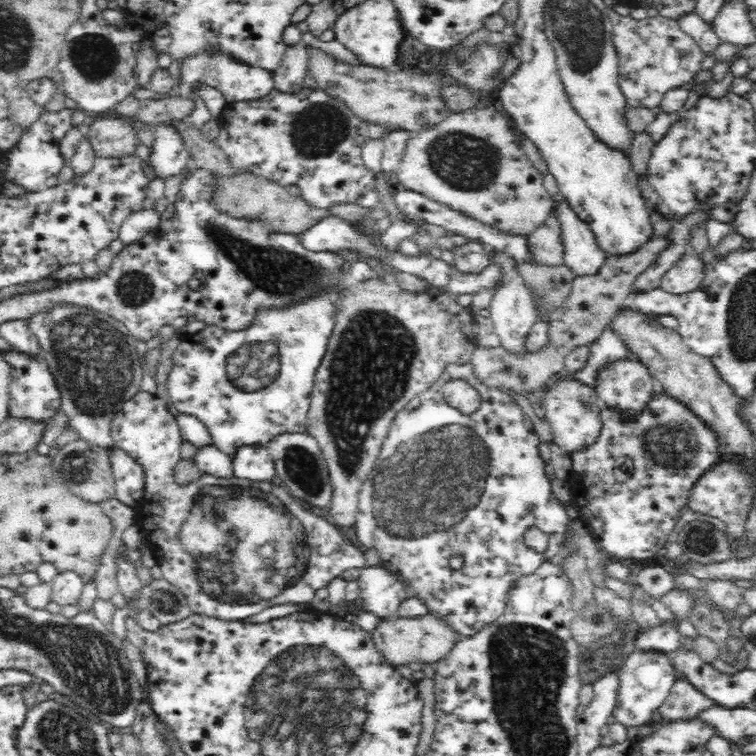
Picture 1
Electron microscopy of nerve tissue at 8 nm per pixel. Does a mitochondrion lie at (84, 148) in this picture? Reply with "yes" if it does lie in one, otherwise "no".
no

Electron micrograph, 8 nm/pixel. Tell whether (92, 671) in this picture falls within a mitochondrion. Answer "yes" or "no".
yes

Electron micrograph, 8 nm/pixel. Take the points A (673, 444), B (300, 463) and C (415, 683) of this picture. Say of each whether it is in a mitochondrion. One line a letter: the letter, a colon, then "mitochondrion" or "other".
A: mitochondrion
B: mitochondrion
C: other

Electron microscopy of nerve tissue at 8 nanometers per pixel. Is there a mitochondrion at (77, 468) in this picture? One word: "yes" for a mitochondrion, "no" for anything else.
yes

